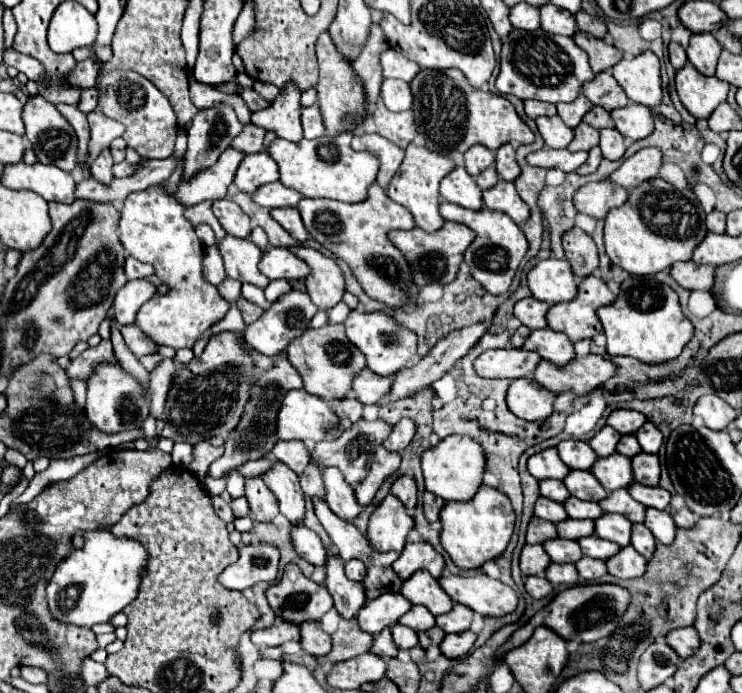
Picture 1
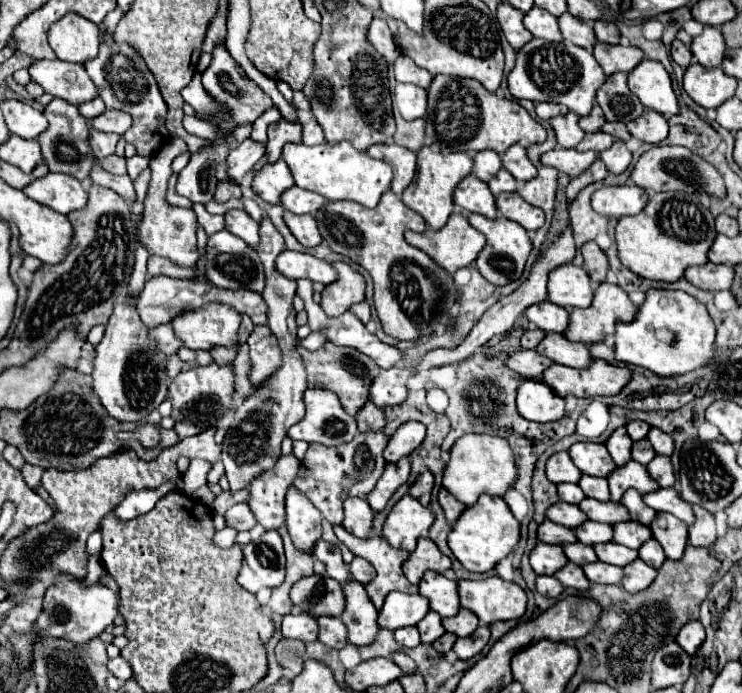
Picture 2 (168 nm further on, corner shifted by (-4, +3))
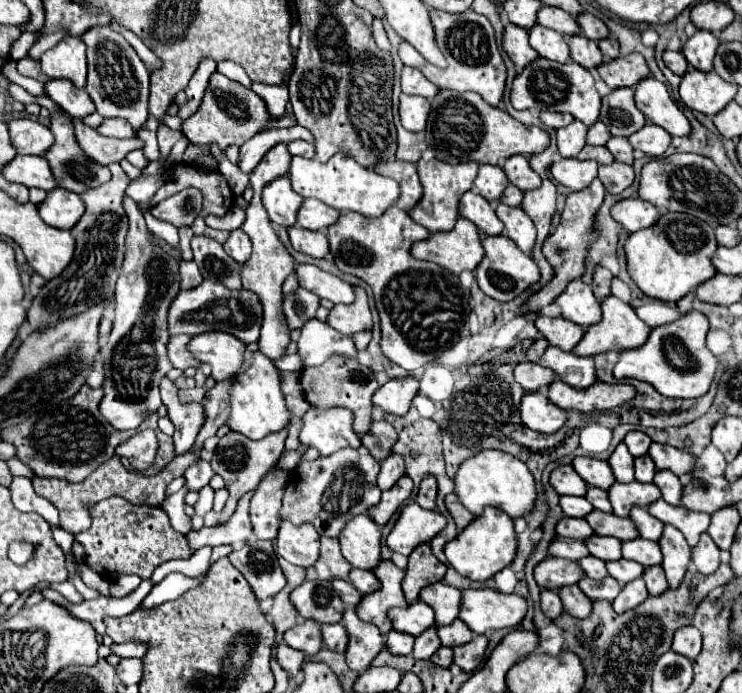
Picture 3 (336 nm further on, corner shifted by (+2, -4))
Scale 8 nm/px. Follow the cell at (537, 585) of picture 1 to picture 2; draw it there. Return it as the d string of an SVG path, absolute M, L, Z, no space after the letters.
M538 576L538 580L536 580L536 590L538 590L542 596L558 598L558 596L564 592L564 586L562 586L554 576Z

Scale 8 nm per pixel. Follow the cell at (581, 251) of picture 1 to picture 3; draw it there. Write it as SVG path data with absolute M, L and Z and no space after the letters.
M602 265L594 267L592 291L594 291L594 295L596 295L598 301L602 301L610 293L610 279L612 279L612 273L606 267L602 267Z

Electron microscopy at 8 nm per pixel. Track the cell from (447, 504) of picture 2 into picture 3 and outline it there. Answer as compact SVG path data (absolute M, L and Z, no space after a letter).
M454 493L446 495L444 503L446 503L446 509L450 511L450 515L454 517L454 523L456 523L456 529L458 529L458 531L462 531L462 529L474 519L474 515L472 515L468 509L462 507L462 503L454 497Z

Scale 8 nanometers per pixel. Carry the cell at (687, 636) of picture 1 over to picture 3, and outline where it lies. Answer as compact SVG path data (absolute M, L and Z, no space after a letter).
M680 627L674 633L674 643L672 643L672 651L678 655L684 655L688 659L696 659L696 655L702 649L702 637L700 631L696 627Z

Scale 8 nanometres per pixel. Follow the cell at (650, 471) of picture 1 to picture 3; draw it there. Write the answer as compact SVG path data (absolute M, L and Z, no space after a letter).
M656 471L654 475L654 485L662 491L662 497L668 503L680 505L680 495L682 495L682 483L672 471Z

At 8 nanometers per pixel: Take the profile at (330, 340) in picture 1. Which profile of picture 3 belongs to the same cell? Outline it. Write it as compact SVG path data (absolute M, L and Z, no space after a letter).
M334 355L326 363L318 367L308 367L300 373L300 383L306 395L306 401L314 407L348 407L354 413L354 431L356 433L366 433L370 429L370 411L372 411L372 401L370 397L374 391L380 387L374 371L366 365L360 365L356 359L344 359L342 355Z

